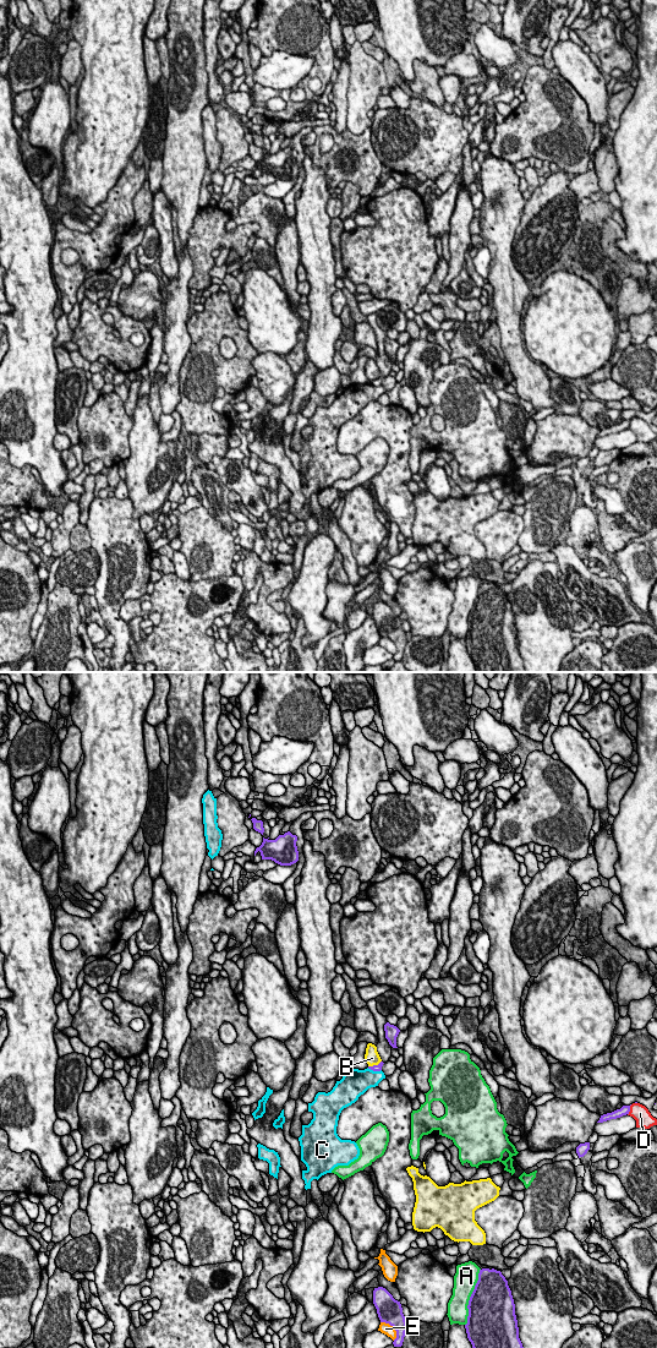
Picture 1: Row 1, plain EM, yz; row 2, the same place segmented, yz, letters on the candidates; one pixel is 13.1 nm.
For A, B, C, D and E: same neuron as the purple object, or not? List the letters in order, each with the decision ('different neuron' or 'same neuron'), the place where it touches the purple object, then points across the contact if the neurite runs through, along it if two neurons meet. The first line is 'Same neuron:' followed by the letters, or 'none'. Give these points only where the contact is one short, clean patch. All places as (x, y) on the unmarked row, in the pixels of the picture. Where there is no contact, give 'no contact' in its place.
Same neuron: none
A: different neuron; meets purple in yz at (470, 611)
B: different neuron; meets purple in yz at (374, 380)
C: different neuron; meets purple in yz at (374, 385); border along yz (367, 382), (381, 385)
D: different neuron; meets purple in yz at (629, 424)
E: different neuron; meets purple in yz at (393, 640)

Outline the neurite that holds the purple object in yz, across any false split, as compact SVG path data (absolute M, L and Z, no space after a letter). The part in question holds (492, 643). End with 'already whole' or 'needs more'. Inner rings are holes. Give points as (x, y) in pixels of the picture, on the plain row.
M480 584L467 623L465 643L476 672L525 672L514 613L500 585Z; already whole

